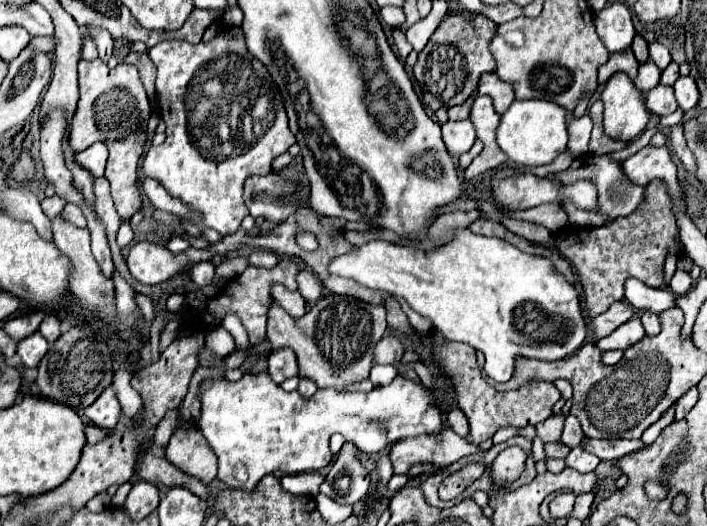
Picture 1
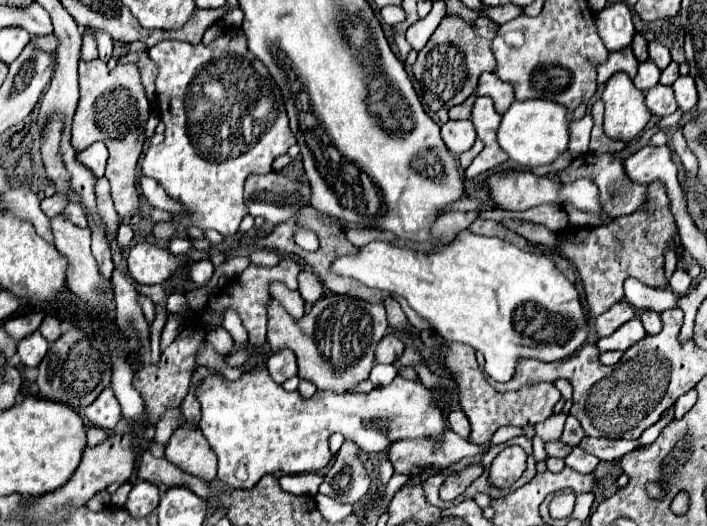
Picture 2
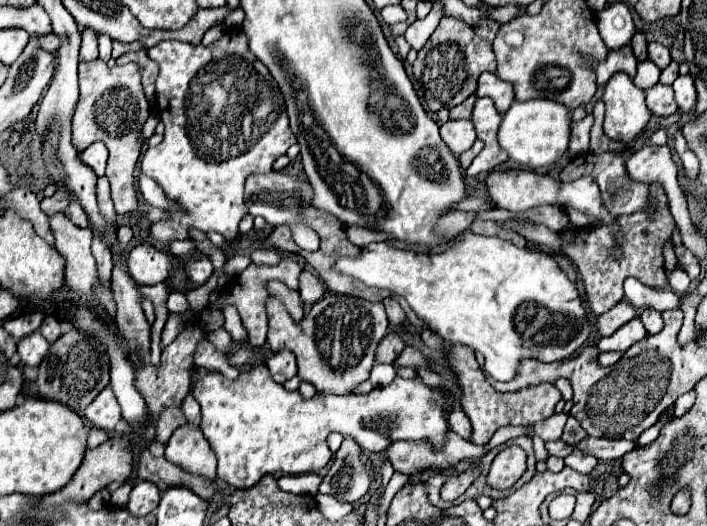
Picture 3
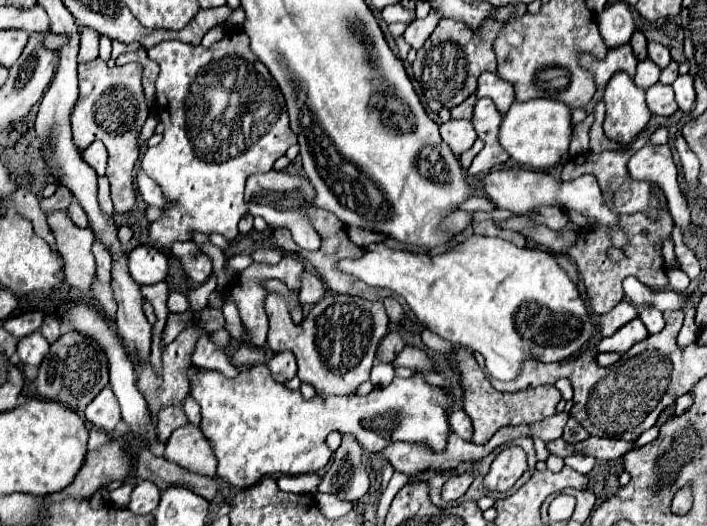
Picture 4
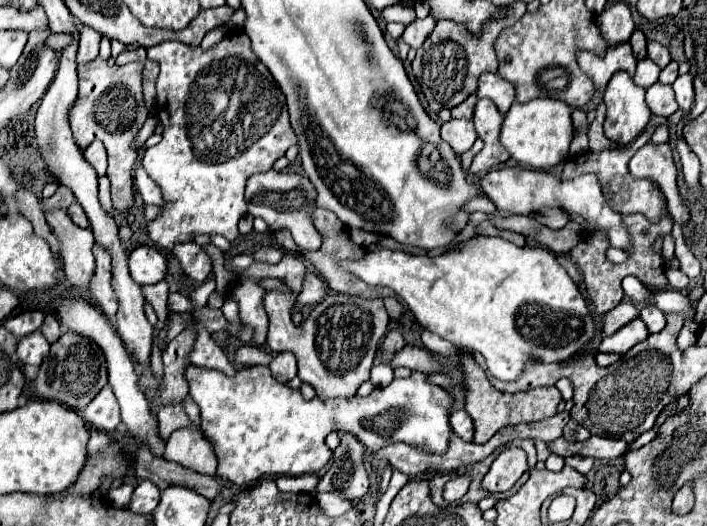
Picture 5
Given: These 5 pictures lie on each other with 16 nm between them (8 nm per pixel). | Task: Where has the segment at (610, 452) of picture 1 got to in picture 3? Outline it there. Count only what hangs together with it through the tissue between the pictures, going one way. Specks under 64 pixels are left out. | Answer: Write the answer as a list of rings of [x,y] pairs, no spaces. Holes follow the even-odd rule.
[[[584,438],[584,442],[578,444],[580,450],[596,456],[598,460],[616,460],[622,458],[624,454],[628,454],[630,450],[634,450],[638,446],[638,442],[634,440],[608,440],[608,438]]]

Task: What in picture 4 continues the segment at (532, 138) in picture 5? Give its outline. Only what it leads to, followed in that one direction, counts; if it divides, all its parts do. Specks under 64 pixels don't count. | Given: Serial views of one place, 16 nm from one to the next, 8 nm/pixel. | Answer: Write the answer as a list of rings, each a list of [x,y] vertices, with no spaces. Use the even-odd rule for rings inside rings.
[[[528,100],[514,102],[504,114],[500,126],[500,146],[510,154],[510,158],[522,168],[552,168],[564,154],[568,154],[568,144],[572,138],[572,120],[570,108],[556,100]]]

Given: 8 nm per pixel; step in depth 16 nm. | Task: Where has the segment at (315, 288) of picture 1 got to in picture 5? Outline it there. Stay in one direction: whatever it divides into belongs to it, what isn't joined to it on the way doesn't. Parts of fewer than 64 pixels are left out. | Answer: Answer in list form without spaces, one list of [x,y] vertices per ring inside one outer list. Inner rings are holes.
[[[308,272],[304,274],[304,284],[302,284],[302,292],[298,294],[295,310],[302,310],[306,304],[314,306],[318,304],[322,298],[326,296],[326,286],[322,282],[320,276]]]

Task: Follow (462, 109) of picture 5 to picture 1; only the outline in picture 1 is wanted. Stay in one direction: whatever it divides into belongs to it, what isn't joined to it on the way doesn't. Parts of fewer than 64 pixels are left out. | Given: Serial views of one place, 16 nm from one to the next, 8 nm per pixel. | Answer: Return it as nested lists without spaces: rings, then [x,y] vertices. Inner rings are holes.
[[[468,98],[460,106],[448,108],[448,120],[466,120],[470,116],[470,106],[472,106],[472,98]]]

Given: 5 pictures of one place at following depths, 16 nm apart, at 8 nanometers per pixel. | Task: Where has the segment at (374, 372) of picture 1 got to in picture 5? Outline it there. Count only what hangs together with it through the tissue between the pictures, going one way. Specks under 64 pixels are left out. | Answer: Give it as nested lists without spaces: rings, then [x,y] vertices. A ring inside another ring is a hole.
[[[373,365],[370,373],[370,381],[375,387],[388,386],[394,379],[394,369],[388,365]]]

